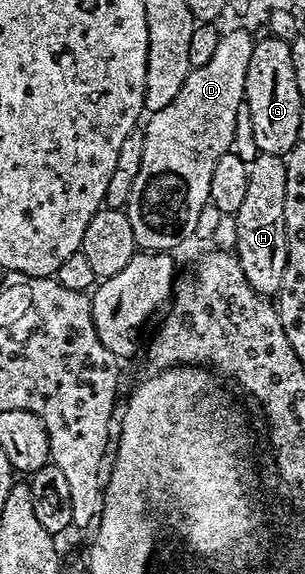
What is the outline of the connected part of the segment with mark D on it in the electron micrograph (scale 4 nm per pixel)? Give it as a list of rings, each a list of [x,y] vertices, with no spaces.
[[[233,20],[220,29],[220,34],[212,56],[200,66],[191,65],[175,98],[161,108],[152,109],[151,115],[144,121],[145,161],[143,170],[139,170],[139,179],[135,181],[127,211],[131,222],[135,222],[139,238],[146,245],[177,244],[194,231],[200,210],[209,202],[211,173],[215,171],[219,158],[234,151],[235,122],[239,118],[239,110],[247,104],[247,74],[251,70],[251,61],[255,59],[255,50],[259,50],[262,40],[258,37],[257,24],[249,20]]]

